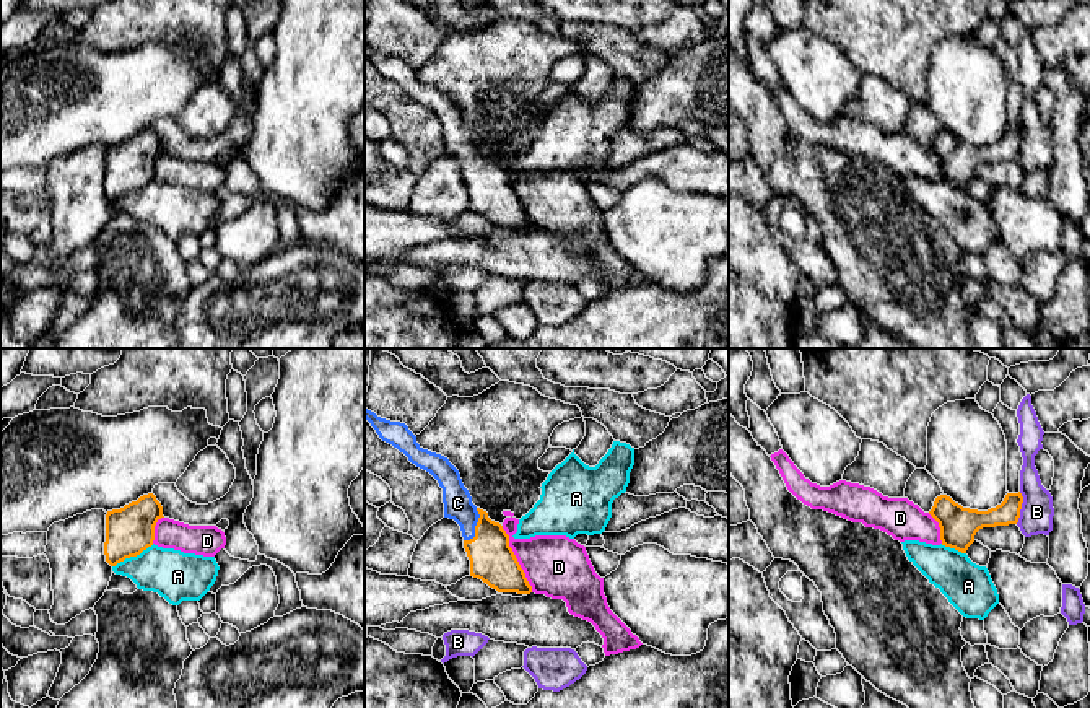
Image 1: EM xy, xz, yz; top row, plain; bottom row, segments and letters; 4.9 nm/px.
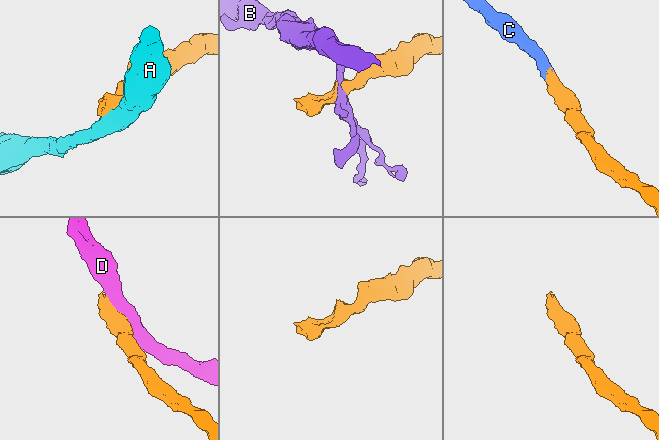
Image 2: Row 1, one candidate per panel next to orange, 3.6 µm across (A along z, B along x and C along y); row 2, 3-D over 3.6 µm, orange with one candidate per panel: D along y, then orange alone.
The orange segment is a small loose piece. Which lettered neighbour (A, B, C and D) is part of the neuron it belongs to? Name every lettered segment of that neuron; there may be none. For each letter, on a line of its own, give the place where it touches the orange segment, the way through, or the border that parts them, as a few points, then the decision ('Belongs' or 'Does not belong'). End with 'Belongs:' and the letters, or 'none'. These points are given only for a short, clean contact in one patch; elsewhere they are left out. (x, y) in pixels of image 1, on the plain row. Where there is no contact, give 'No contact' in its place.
A: Touches orange at xy (132, 191). Boundary: xy (153, 179), (113, 202). Does not belong
B: Touches orange at yz (1020, 144). Boundary: yz (1020, 127), (1020, 152), (1015, 158). Does not belong
C: Touches orange at xz (475, 163). Path across: xz (492, 196), (487, 178), (475, 163), (457, 139). Belongs
D: Touches orange at xz (516, 194). Does not belong
Belongs: C

